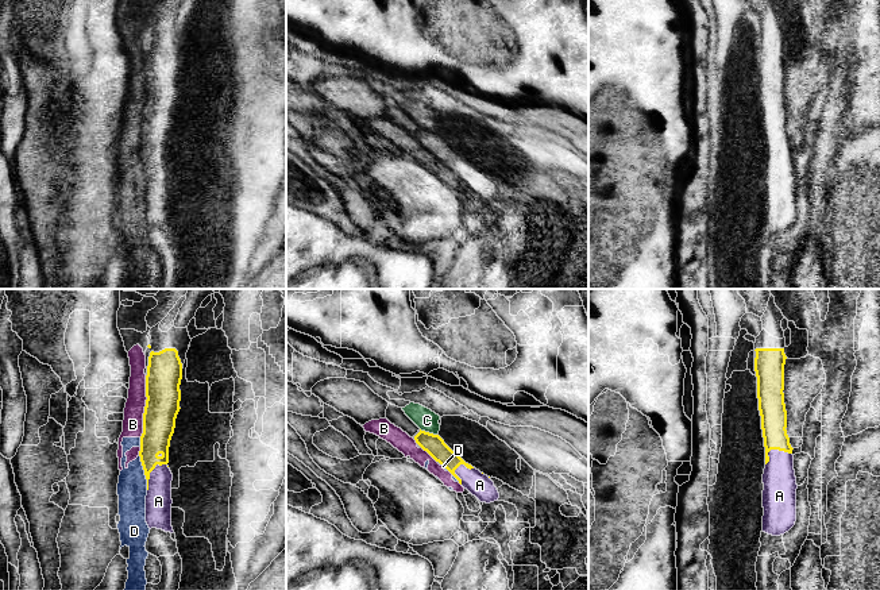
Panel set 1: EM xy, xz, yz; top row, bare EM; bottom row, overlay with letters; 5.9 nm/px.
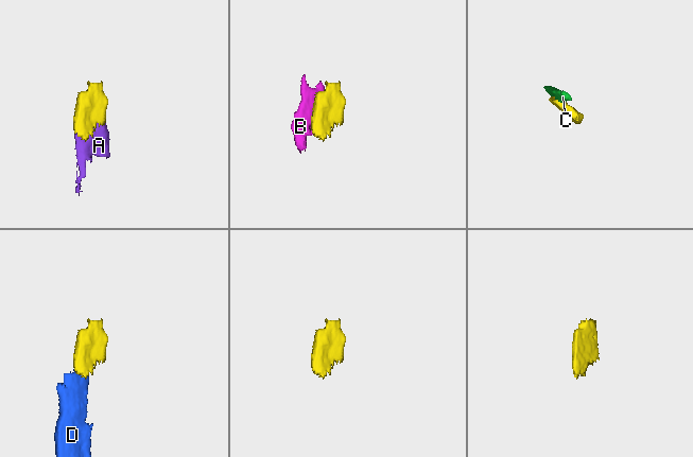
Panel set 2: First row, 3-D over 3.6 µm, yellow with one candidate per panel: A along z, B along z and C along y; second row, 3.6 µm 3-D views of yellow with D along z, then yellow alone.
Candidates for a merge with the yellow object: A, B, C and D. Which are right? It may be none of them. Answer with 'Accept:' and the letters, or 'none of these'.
Accept: A

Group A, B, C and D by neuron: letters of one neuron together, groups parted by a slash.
A / B D / C

